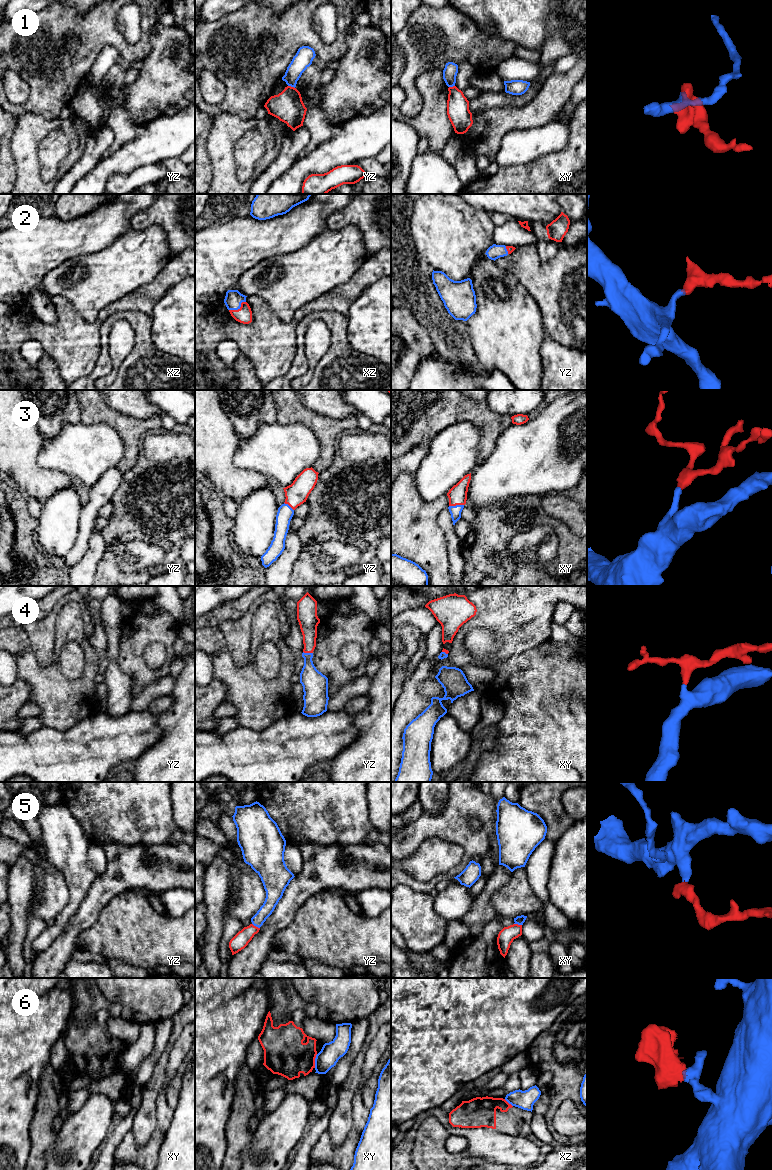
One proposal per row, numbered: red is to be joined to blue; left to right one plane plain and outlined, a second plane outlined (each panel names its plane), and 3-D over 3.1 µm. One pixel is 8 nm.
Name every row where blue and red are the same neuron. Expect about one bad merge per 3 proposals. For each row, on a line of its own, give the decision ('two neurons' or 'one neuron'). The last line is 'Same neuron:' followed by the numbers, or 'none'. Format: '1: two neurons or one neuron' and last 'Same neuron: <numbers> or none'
1: two neurons
2: one neuron
3: one neuron
4: one neuron
5: one neuron
6: two neurons
Same neuron: 2, 3, 4, 5

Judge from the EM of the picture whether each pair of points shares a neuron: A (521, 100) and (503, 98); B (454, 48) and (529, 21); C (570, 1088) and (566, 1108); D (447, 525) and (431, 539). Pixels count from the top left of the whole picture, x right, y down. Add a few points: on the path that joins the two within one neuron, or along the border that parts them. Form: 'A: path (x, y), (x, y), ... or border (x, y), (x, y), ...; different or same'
A: path (517, 100), (507, 100); same
B: border (475, 23), (486, 31), (493, 27), (517, 45); different
C: border (575, 1103), (570, 1099), (565, 1099), (553, 1116); different
D: border (446, 507), (439, 514), (439, 526), (448, 552); different

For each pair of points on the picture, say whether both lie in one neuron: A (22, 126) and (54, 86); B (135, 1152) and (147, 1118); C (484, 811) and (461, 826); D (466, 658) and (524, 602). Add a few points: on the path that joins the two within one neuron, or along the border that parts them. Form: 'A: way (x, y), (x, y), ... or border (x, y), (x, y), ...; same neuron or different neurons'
A: border (14, 116), (32, 112), (47, 120), (55, 118); different neurons
B: border (155, 1128), (151, 1137), (145, 1143), (135, 1143); different neurons
C: way (478, 811), (473, 811), (464, 820); same neuron
D: way (460, 636), (471, 624), (484, 619), (502, 607); same neuron

